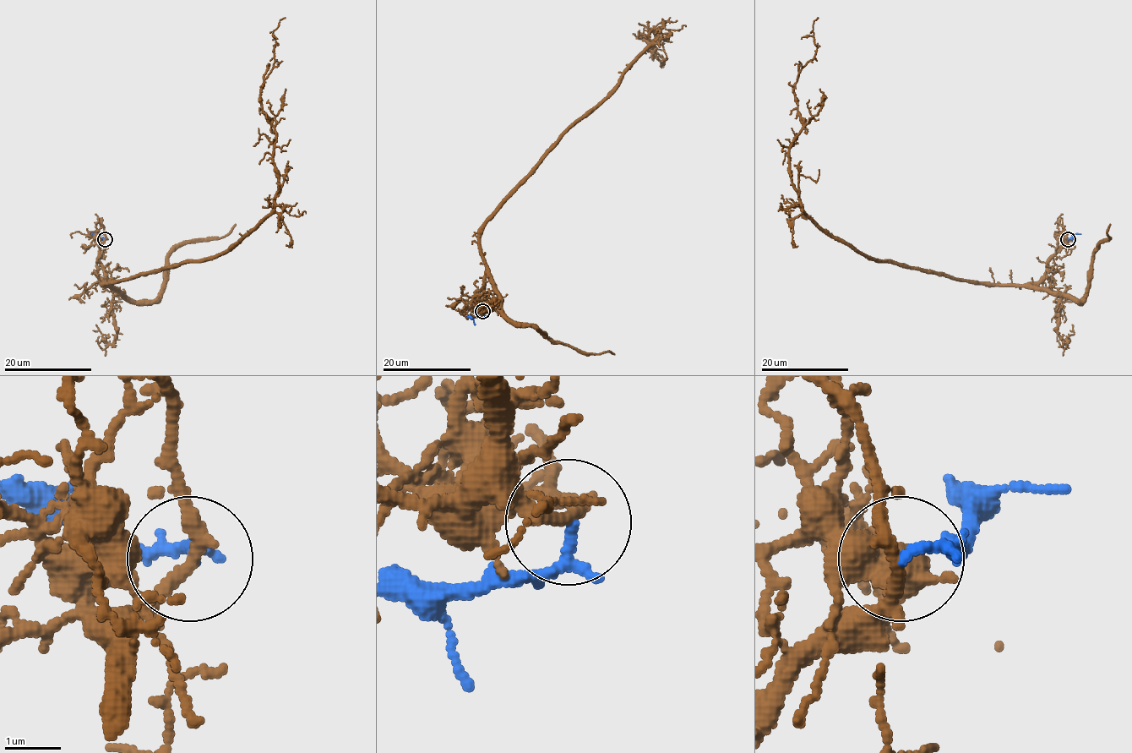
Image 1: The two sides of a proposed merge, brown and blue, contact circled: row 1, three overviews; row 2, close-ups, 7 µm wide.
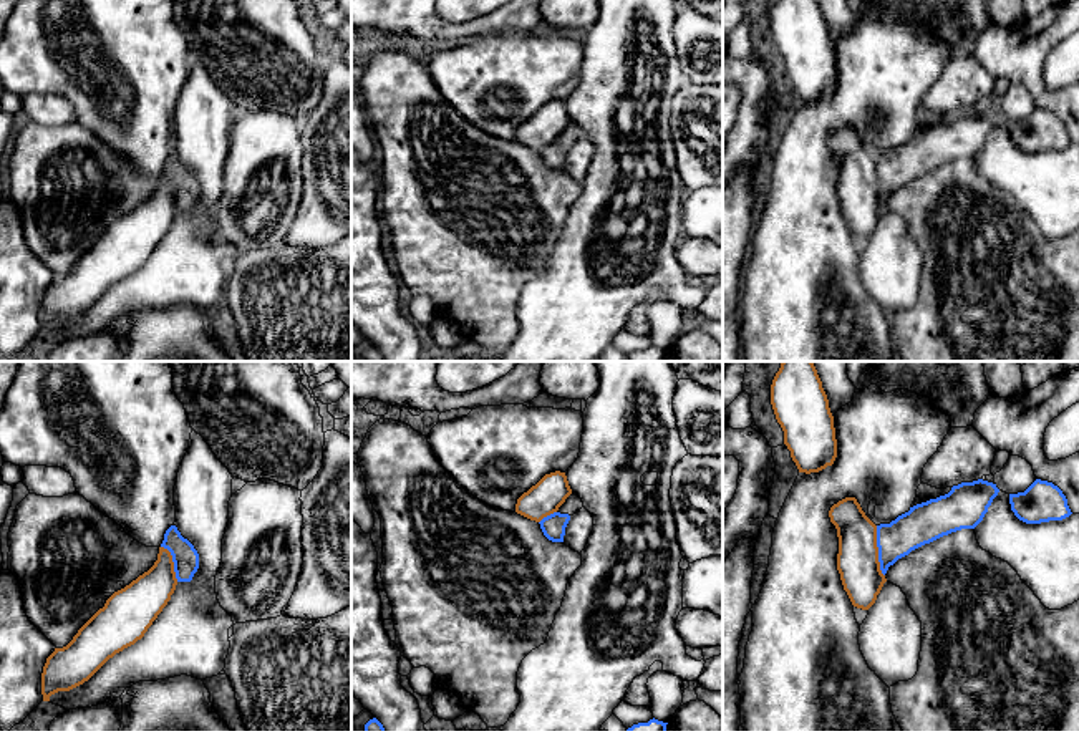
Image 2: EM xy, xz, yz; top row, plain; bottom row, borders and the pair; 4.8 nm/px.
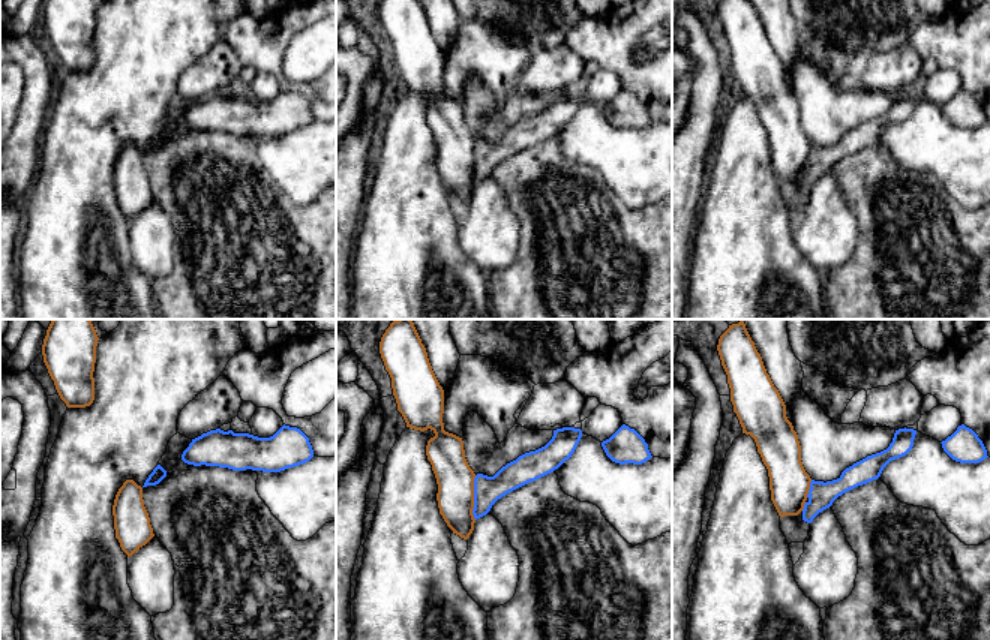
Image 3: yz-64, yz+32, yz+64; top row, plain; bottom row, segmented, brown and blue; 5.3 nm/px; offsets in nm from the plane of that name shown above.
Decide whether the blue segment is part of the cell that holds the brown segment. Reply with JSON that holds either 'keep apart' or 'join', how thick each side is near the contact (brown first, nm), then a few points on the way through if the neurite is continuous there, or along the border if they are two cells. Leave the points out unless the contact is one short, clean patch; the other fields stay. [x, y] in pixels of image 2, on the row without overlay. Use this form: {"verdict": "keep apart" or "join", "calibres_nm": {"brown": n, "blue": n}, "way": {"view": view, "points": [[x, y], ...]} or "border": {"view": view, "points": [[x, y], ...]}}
{"verdict": "keep apart", "calibres_nm": {"brown": 200, "blue": 180}, "border": {"view": "yz", "points": [[875, 154], [877, 189], [884, 204]]}}

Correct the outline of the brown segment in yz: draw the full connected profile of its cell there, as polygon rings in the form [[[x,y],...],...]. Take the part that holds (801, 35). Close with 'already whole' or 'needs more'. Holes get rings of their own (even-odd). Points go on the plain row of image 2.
[[[777,0],[771,33],[799,101],[819,101],[834,93],[834,45],[817,0]]]; already whole

